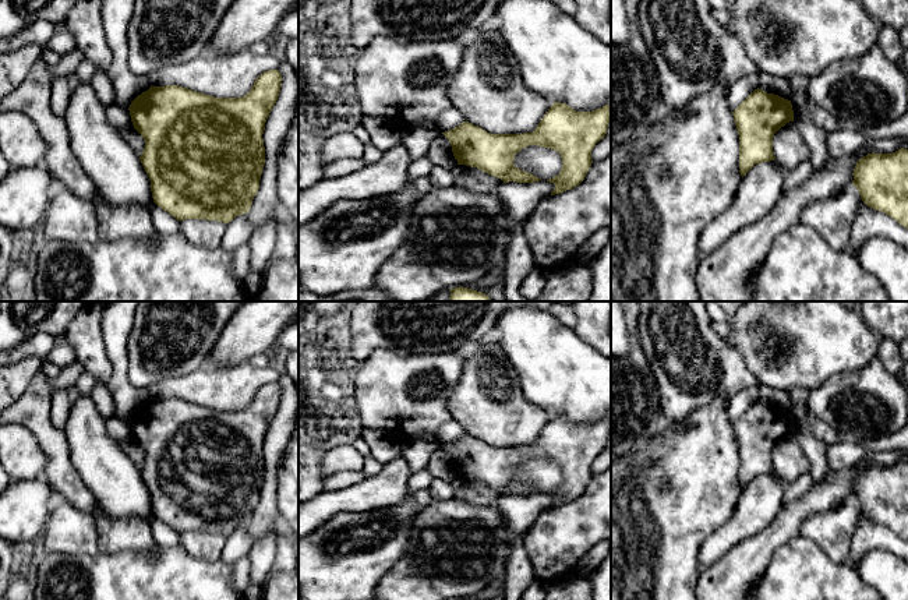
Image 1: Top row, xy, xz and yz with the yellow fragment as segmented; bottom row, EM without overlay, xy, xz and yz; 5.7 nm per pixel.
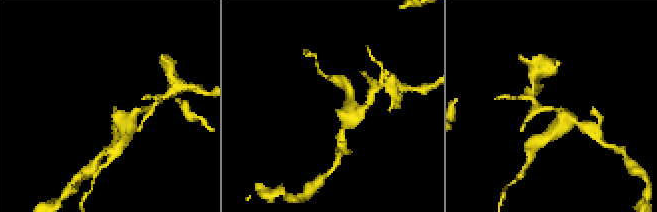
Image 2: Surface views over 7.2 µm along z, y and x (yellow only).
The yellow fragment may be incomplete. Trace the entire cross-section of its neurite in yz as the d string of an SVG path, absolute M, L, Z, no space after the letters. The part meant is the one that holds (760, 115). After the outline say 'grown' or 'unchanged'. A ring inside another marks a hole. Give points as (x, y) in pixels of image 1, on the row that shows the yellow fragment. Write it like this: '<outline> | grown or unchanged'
M757 88L732 114L739 135L739 173L743 177L755 165L775 159L773 137L794 121L794 110L791 100Z | unchanged

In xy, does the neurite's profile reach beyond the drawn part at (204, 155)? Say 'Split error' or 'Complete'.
Complete

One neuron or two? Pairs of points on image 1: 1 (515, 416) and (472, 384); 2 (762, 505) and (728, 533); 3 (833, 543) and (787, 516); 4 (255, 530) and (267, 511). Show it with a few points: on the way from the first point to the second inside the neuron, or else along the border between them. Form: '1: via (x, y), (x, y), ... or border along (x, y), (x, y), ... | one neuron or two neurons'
1: via (504, 416), (483, 395) | one neuron
2: via (753, 512), (737, 528) | one neuron
3: border along (830, 510), (812, 512), (801, 525), (799, 535) | two neurons
4: via (258, 526), (265, 515) | one neuron

